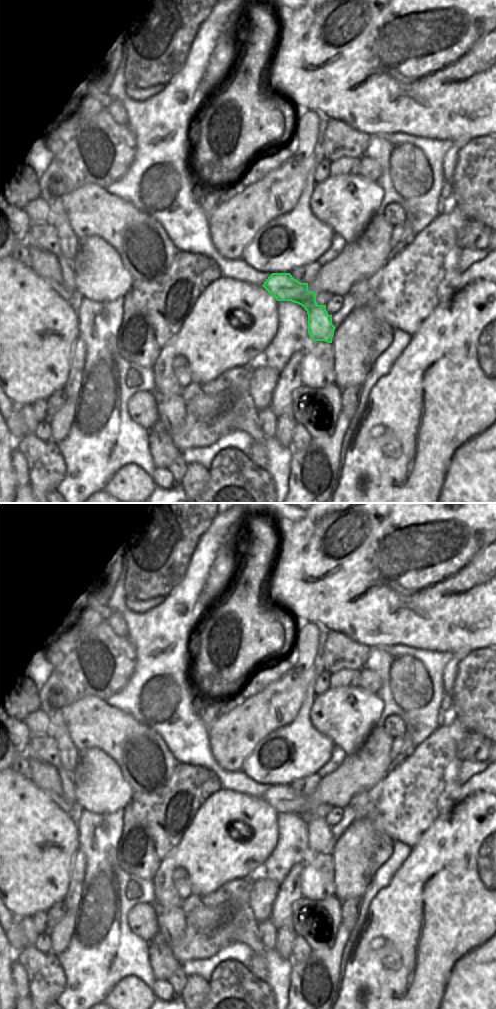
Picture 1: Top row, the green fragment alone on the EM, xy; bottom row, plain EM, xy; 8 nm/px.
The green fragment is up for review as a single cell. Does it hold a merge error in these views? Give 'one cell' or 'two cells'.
two cells

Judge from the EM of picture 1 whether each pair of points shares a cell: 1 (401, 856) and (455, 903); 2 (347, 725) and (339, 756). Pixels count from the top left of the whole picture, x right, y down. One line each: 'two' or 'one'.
1: two
2: two

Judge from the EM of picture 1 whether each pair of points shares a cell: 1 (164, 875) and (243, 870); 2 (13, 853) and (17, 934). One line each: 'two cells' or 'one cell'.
1: one cell
2: two cells

